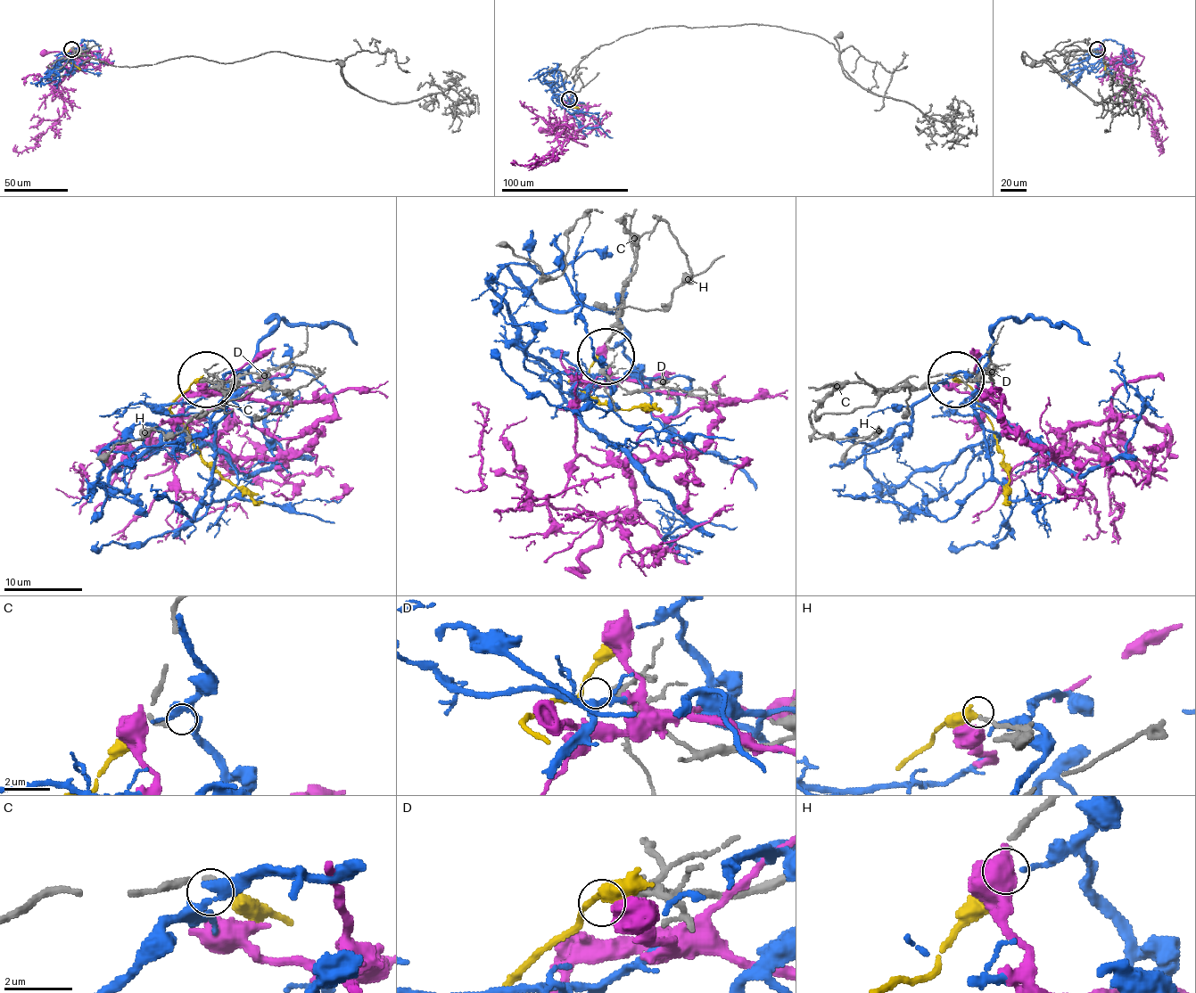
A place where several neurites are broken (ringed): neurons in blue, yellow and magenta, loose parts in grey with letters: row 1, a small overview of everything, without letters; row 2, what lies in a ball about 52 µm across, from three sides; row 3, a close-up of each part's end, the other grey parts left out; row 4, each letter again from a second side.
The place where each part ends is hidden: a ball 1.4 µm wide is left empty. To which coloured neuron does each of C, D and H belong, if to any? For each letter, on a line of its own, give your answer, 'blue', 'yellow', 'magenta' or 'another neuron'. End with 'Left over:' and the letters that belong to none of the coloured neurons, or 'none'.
C: blue
D: another neuron
H: yellow
Left over: D

